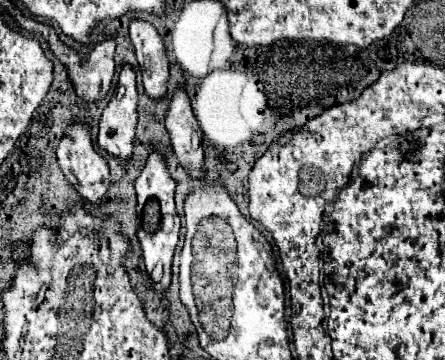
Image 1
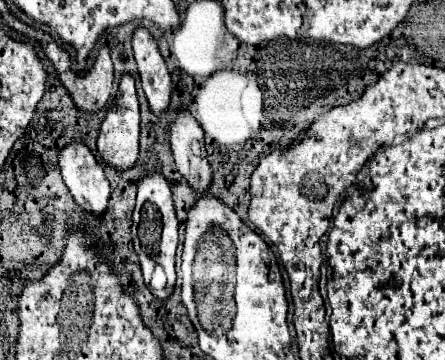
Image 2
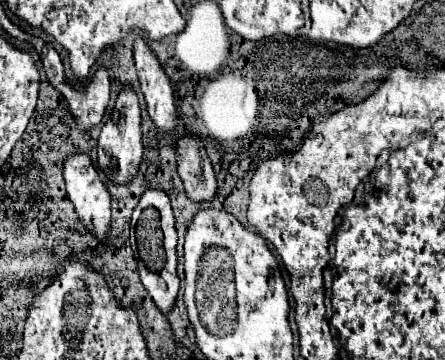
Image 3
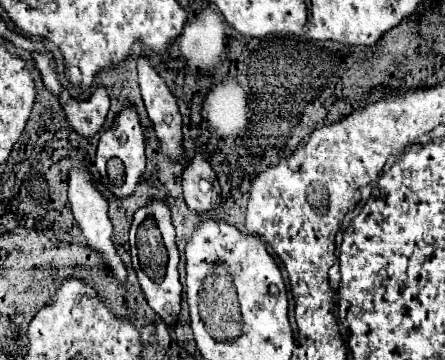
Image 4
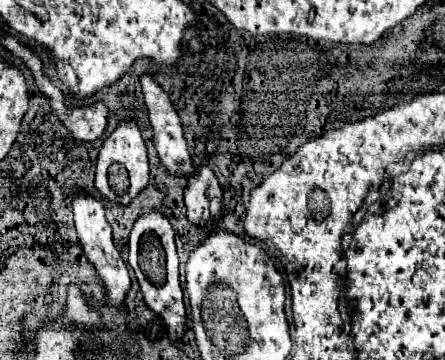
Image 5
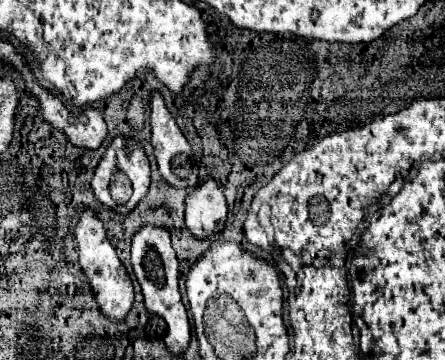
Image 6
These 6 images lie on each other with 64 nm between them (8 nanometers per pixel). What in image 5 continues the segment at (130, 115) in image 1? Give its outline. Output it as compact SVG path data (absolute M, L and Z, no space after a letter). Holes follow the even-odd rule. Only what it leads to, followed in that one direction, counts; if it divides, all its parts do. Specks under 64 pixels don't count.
M122 122L102 144L100 148L100 154L98 154L98 162L96 162L96 180L94 180L94 186L96 190L102 194L102 198L110 200L110 202L116 202L116 204L122 204L122 206L128 206L132 202L134 196L138 196L146 186L148 186L148 180L150 180L150 168L148 168L148 156L146 156L146 146L144 146L144 140L140 136L140 130L134 122ZM112 164L124 164L124 168L128 170L130 174L130 192L124 194L124 196L118 196L110 190L108 186L108 168Z

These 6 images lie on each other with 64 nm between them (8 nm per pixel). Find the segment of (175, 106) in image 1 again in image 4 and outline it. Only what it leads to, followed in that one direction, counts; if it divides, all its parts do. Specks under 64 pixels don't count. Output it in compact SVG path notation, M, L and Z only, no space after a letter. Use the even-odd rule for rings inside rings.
M196 154L192 162L184 168L182 176L184 200L192 212L206 214L220 206L220 186L214 170L202 154Z

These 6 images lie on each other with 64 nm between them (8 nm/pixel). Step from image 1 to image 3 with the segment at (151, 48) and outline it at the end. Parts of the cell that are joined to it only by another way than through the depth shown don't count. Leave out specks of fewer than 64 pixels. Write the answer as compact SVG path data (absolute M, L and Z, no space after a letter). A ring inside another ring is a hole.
M138 38L134 44L134 60L136 60L140 88L146 98L148 114L154 120L154 124L166 136L170 136L178 126L176 100L172 94L172 86L170 86L168 76L160 68L154 52L146 46L144 38Z

